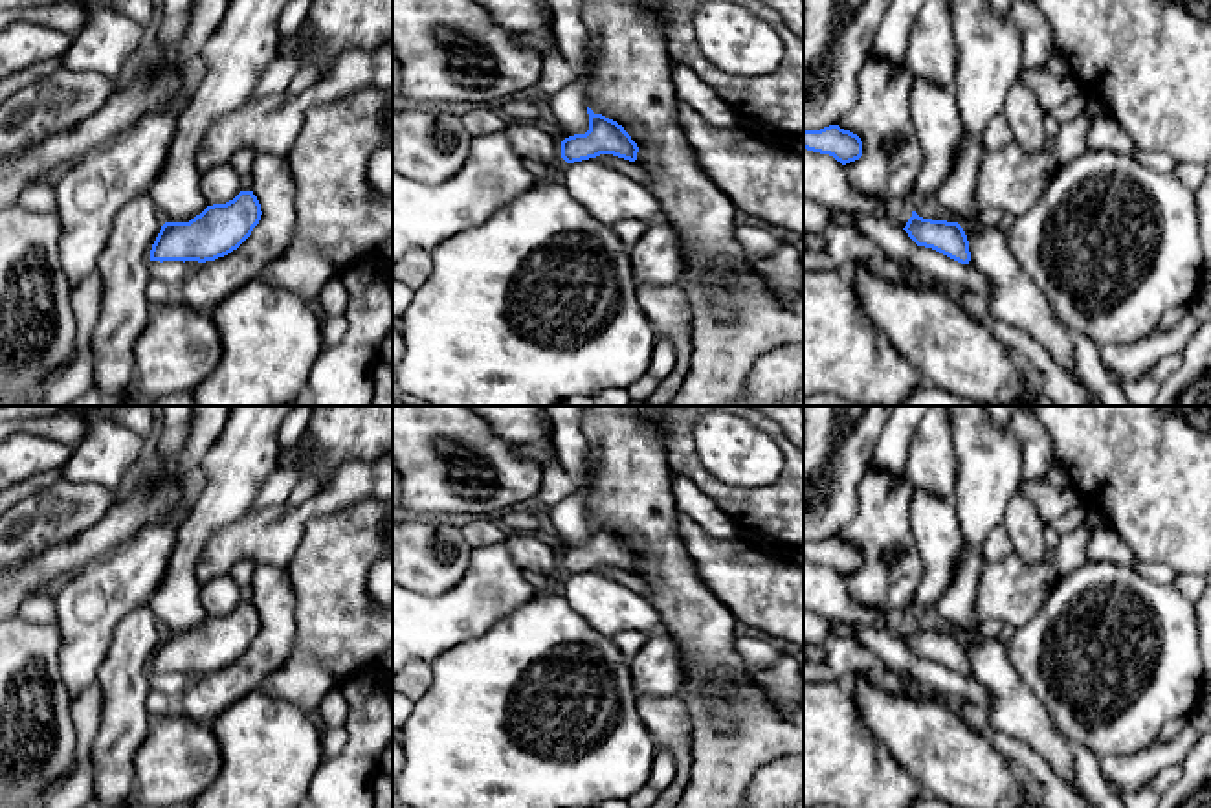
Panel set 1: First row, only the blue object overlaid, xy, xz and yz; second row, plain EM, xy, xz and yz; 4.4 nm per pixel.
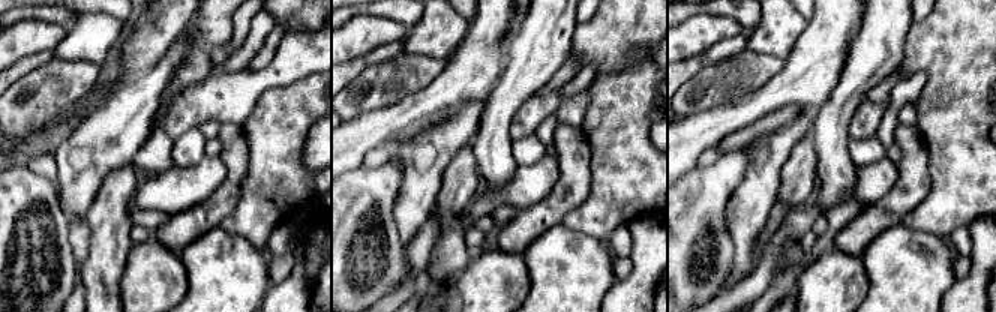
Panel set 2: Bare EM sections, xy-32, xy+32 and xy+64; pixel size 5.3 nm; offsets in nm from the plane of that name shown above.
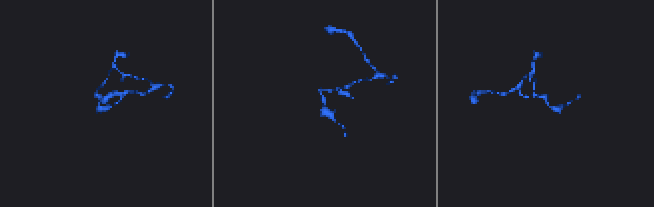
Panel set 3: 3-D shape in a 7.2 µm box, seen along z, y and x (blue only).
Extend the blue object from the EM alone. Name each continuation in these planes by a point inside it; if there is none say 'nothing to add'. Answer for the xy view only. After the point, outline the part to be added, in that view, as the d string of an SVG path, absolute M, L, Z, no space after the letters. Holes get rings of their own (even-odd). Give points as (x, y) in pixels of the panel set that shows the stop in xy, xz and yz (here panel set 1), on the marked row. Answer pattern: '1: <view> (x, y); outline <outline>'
nothing to add

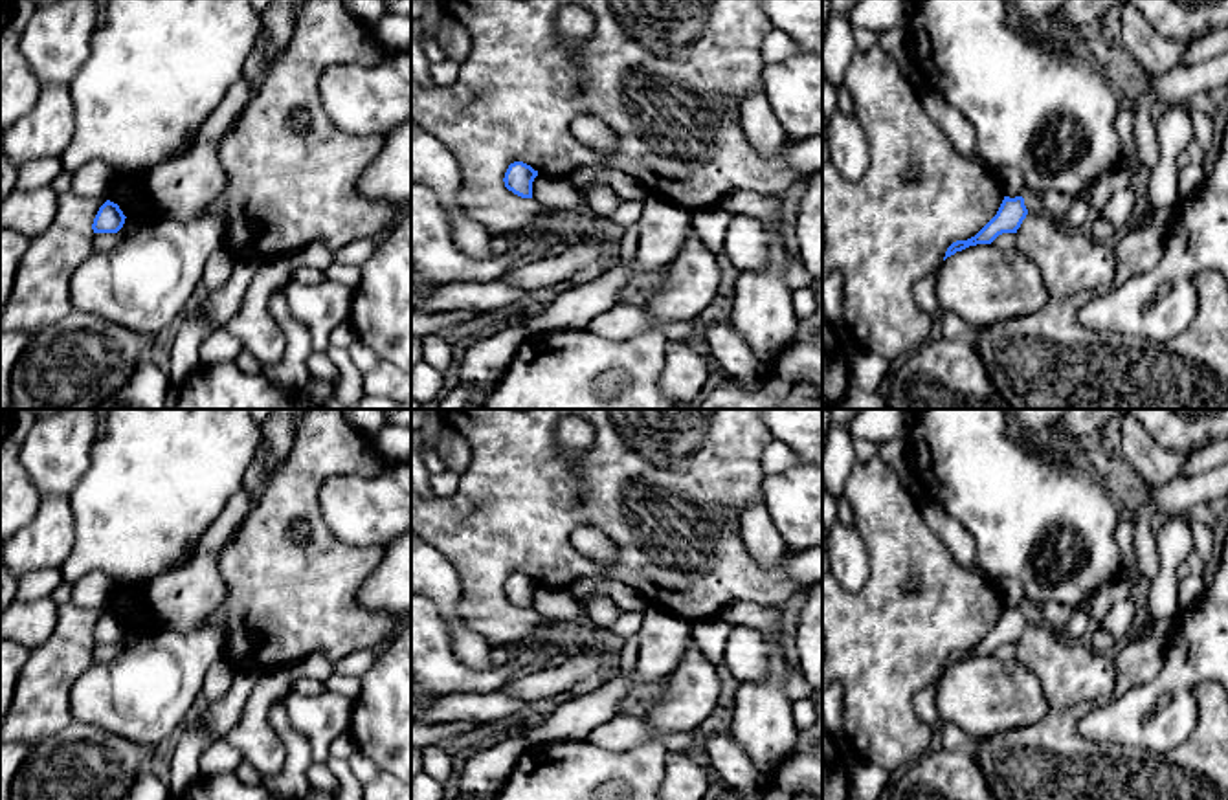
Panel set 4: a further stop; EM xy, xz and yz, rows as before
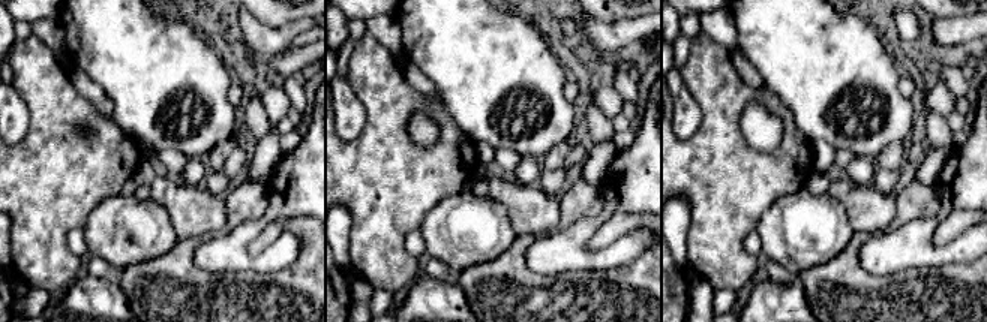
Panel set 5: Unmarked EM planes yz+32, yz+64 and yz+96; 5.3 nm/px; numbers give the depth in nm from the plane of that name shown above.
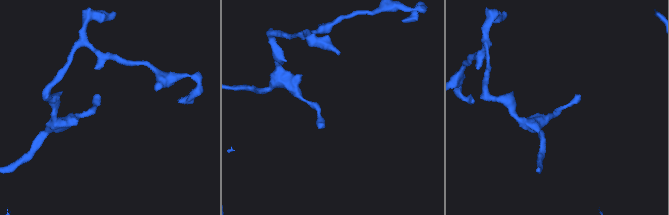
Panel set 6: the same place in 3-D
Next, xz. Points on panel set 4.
nothing to add

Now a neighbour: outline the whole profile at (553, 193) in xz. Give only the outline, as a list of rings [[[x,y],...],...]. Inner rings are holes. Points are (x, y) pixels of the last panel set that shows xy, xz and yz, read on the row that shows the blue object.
[[[538,174],[532,182],[532,198],[549,211],[595,213],[587,200],[564,178]]]

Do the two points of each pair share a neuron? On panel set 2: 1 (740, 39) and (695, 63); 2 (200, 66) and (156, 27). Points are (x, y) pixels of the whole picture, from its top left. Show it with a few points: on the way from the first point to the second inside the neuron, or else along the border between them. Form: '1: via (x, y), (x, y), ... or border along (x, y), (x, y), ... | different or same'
1: via (729, 48), (705, 59) | same
2: border along (195, 15), (183, 32) | different

